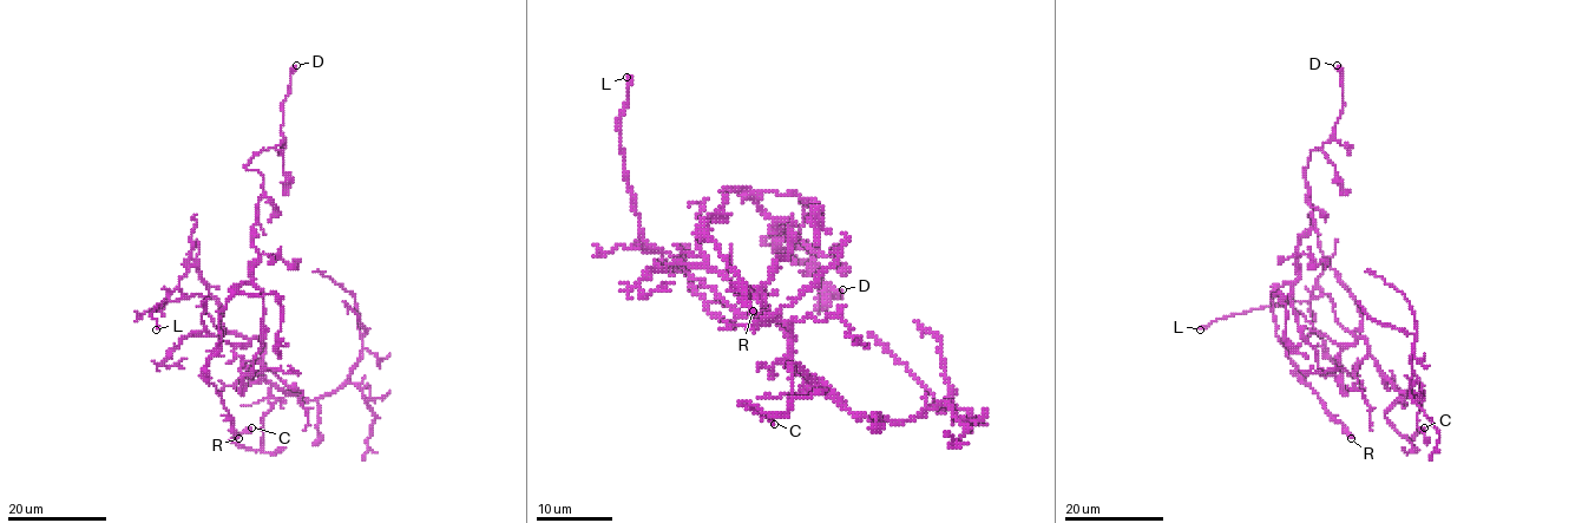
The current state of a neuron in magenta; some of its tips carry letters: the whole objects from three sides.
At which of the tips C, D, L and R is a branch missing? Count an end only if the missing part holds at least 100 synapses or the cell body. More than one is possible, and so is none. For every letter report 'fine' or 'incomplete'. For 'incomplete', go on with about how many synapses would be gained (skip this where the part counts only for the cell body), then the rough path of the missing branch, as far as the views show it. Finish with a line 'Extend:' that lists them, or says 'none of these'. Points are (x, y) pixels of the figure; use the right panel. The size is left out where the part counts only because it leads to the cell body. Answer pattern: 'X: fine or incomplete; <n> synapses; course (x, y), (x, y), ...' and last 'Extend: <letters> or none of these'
C: fine
D: fine
L: incomplete
R: fine
Extend: L

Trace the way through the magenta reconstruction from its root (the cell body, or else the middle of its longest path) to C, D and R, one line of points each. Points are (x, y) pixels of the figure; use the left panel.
C: (249, 373), (243, 381), (234, 348), (257, 338), (277, 401), (258, 450), (230, 440), (251, 427)
D: (249, 373), (261, 345), (251, 240), (264, 190), (263, 175), (245, 167), (282, 141), (281, 104), (296, 65)
R: (249, 373), (261, 345), (263, 293), (244, 282), (220, 313), (221, 341), (205, 367), (238, 438)

